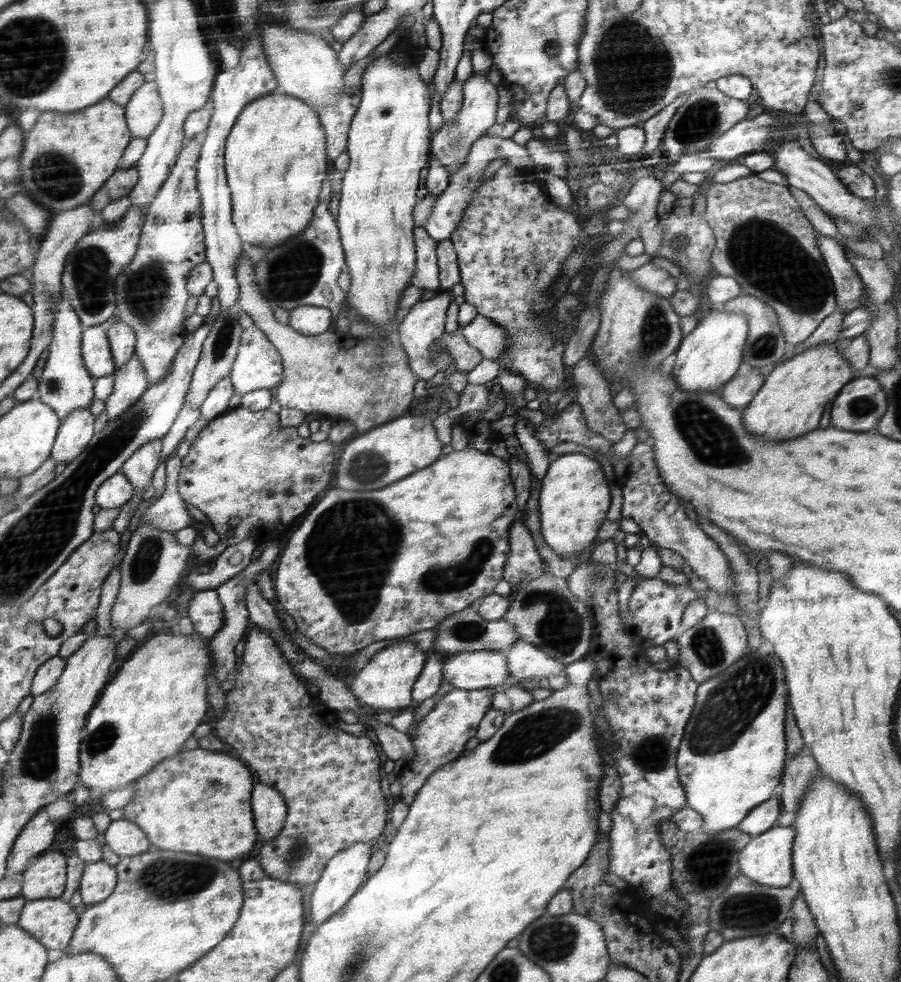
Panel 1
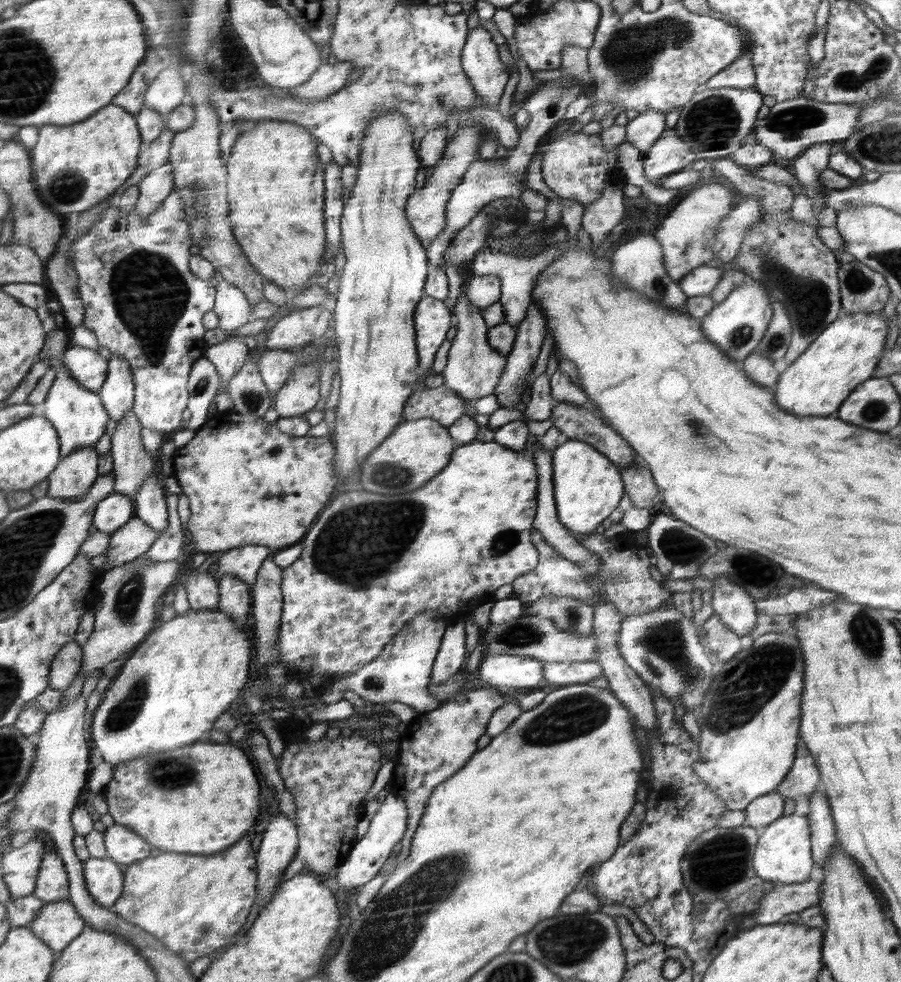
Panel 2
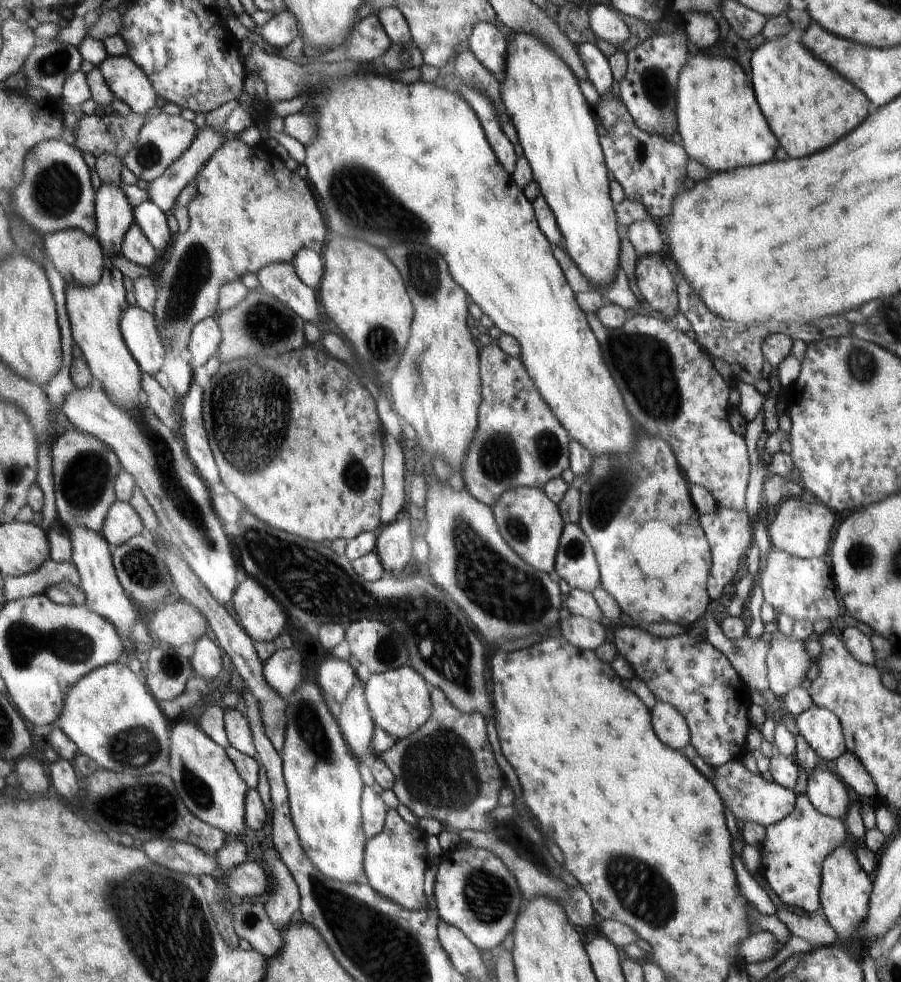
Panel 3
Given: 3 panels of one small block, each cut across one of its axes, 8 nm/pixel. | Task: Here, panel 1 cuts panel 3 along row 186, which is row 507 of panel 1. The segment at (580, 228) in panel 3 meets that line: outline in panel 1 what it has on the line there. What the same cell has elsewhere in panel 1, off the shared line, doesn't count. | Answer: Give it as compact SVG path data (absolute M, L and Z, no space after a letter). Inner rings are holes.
M583 453L556 456L549 474L541 482L539 506L541 533L554 554L570 558L570 552L584 551L596 538L600 524L610 508L610 488L596 460ZM568 552L568 555L564 555Z

